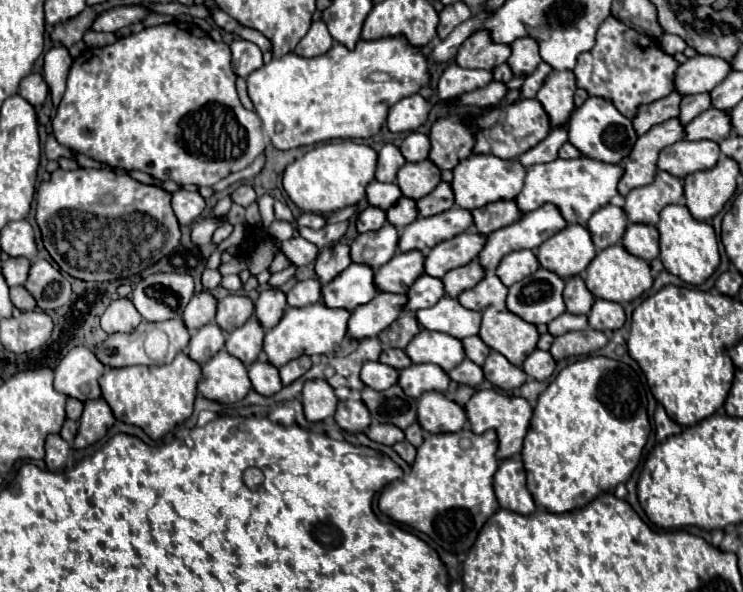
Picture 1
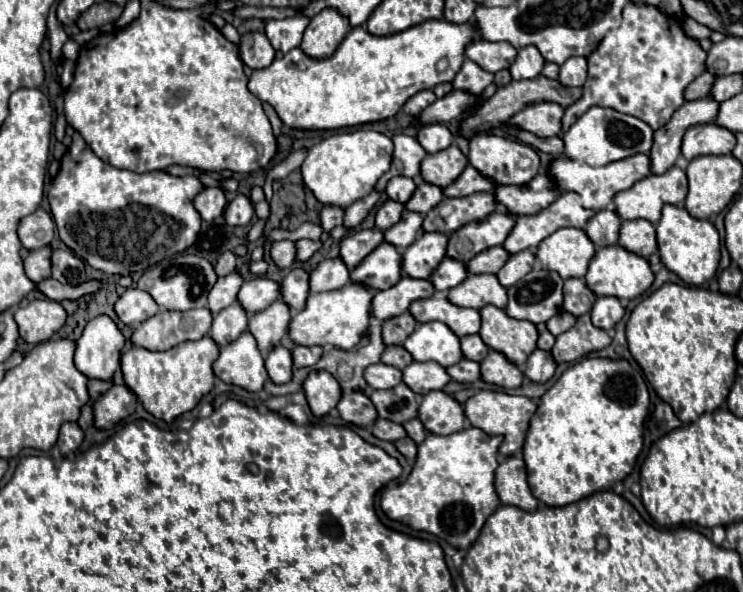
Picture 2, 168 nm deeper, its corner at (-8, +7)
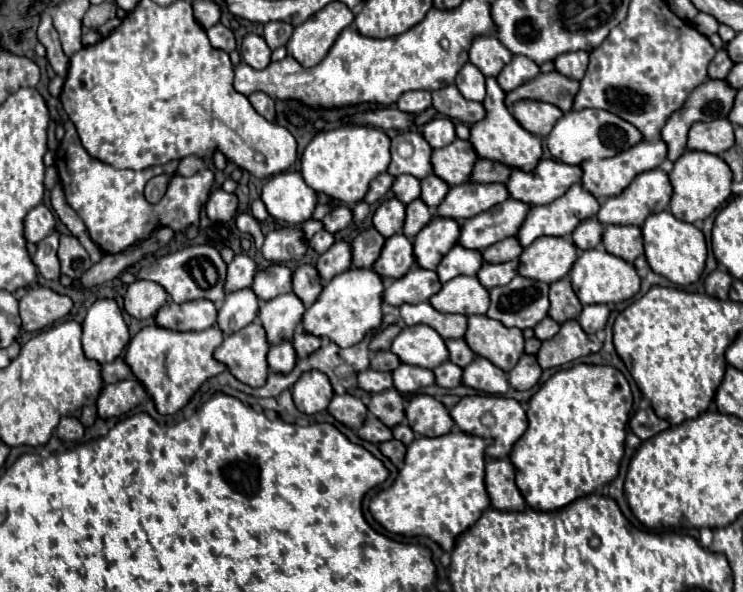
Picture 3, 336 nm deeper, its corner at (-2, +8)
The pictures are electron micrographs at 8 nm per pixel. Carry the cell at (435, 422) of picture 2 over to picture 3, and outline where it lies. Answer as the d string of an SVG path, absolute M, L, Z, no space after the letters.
M429 394L413 396L405 414L409 426L421 436L443 436L455 426L449 410Z

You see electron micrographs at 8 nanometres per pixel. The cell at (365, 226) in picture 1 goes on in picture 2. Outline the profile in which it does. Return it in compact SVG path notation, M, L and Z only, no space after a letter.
M385 201L379 211L377 211L377 219L375 219L375 227L379 231L387 231L389 227L393 227L399 219L401 219L401 213L403 213L403 203L397 203L397 201Z

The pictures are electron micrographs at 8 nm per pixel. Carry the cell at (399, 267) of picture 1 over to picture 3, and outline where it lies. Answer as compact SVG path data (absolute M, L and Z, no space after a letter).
M433 218L415 238L413 238L413 256L415 262L425 270L435 270L443 254L457 244L459 224L451 218Z

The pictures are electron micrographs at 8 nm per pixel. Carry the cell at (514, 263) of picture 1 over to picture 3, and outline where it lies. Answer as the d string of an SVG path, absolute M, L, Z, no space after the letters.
M519 260L503 264L483 264L481 270L477 272L477 278L487 290L491 290L495 286L505 286L507 282L511 282L517 276L517 270L519 270Z

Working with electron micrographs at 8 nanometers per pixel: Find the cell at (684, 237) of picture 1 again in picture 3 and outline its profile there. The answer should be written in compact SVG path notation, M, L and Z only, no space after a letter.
M655 212L651 214L643 224L643 244L645 244L645 256L653 272L669 278L677 286L693 284L701 278L705 270L707 260L707 242L699 228L695 228L689 222L677 220L671 212Z

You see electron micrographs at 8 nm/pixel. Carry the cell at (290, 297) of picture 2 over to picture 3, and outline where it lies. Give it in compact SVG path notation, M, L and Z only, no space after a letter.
M301 264L295 272L293 272L293 294L305 304L311 306L311 302L315 302L315 298L319 296L319 290L323 288L323 282L315 270L315 266L311 264Z

